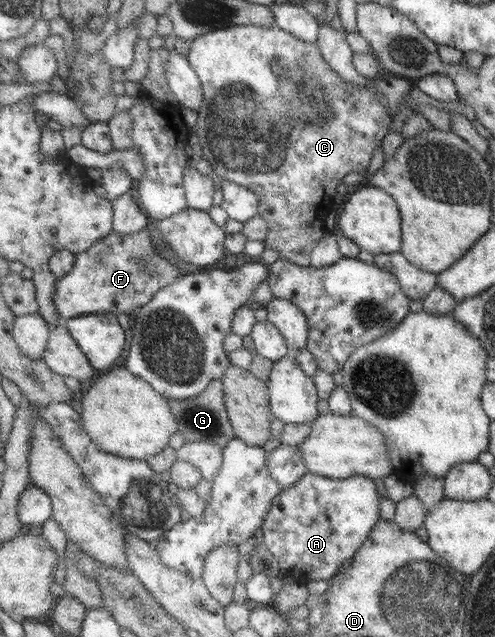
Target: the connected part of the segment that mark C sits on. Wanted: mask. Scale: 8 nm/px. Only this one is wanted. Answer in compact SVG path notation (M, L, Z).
M233 25L217 29L217 31L210 31L193 41L187 58L191 61L192 67L196 69L196 73L199 74L205 91L203 105L197 111L197 124L194 126L194 132L199 137L203 157L211 164L218 177L248 187L260 197L259 214L268 221L269 225L268 237L264 241L266 247L280 251L281 259L296 262L304 267L310 266L311 252L322 237L324 215L326 215L328 207L332 205L336 185L350 171L367 173L368 161L370 161L374 149L381 145L383 137L389 131L391 115L386 113L378 99L374 99L374 94L376 94L374 85L366 83L360 86L342 80L340 75L331 69L326 59L319 53L319 47L316 46L316 43L300 41L298 37L278 26Z

